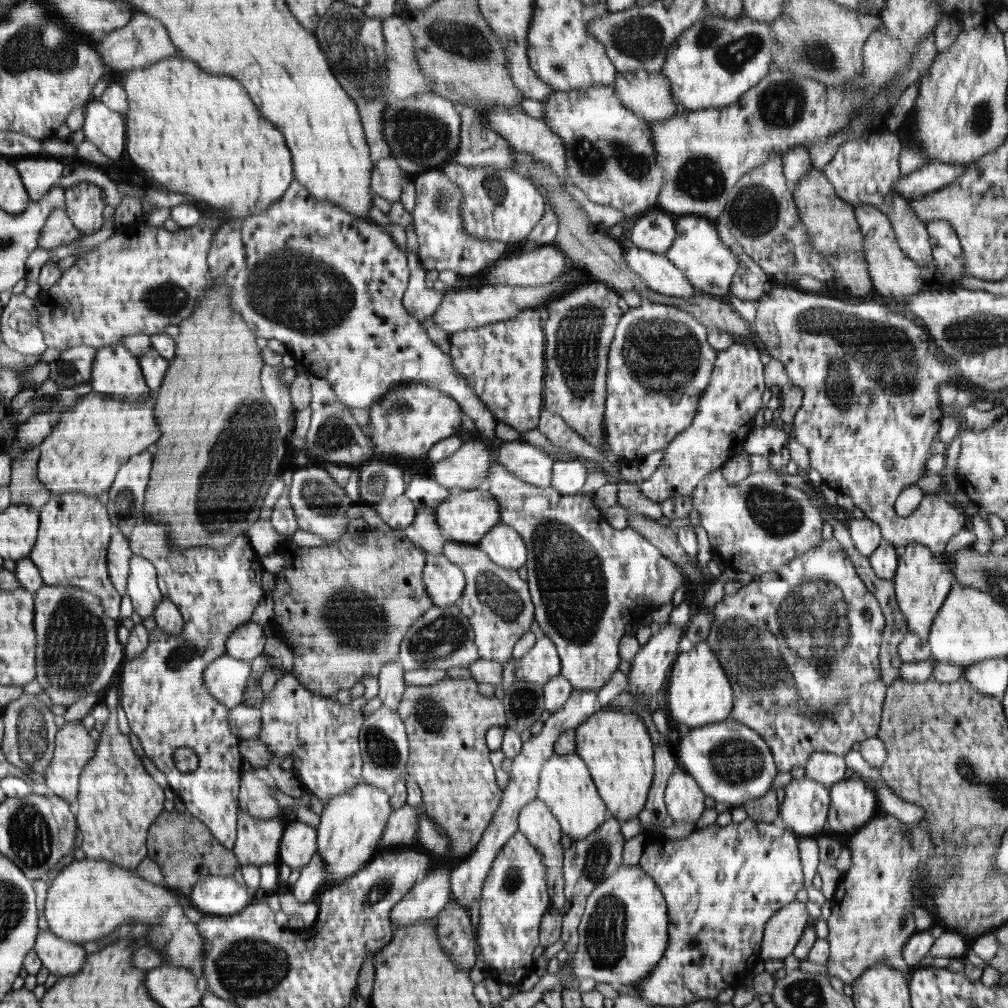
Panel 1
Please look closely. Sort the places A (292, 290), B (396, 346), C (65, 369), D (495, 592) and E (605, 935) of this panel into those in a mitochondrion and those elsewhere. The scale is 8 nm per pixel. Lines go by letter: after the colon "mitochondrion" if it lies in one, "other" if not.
A: mitochondrion
B: other
C: mitochondrion
D: mitochondrion
E: mitochondrion

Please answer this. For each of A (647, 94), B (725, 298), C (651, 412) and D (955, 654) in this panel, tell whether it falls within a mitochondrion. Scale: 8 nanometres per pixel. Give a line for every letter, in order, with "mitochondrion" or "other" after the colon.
A: other
B: other
C: other
D: other

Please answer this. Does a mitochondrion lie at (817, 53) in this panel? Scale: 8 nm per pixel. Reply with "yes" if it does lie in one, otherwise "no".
yes

